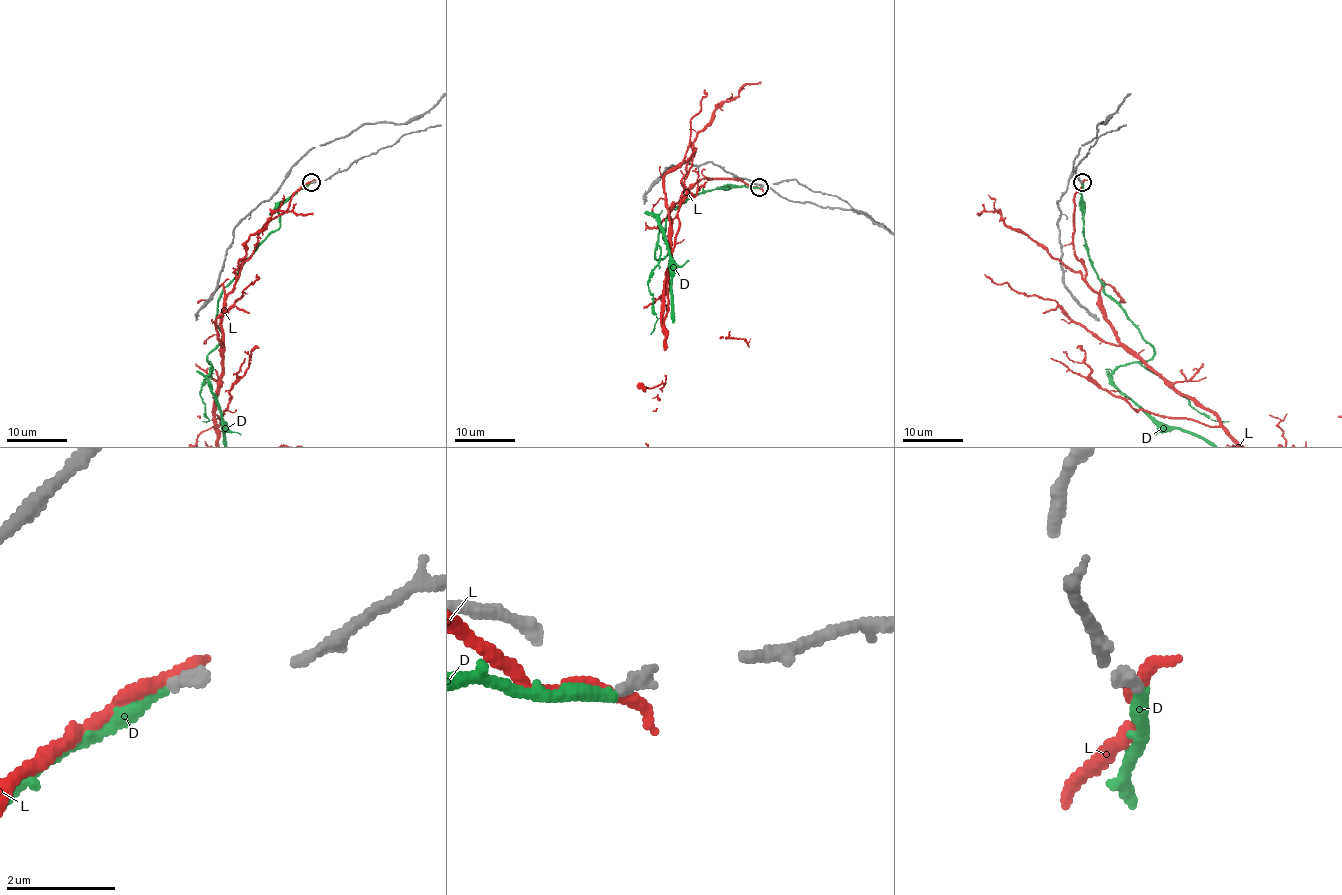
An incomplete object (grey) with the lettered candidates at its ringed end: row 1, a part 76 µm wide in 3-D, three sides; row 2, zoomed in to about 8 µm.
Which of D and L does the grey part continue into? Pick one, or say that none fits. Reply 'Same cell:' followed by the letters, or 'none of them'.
Same cell: D

